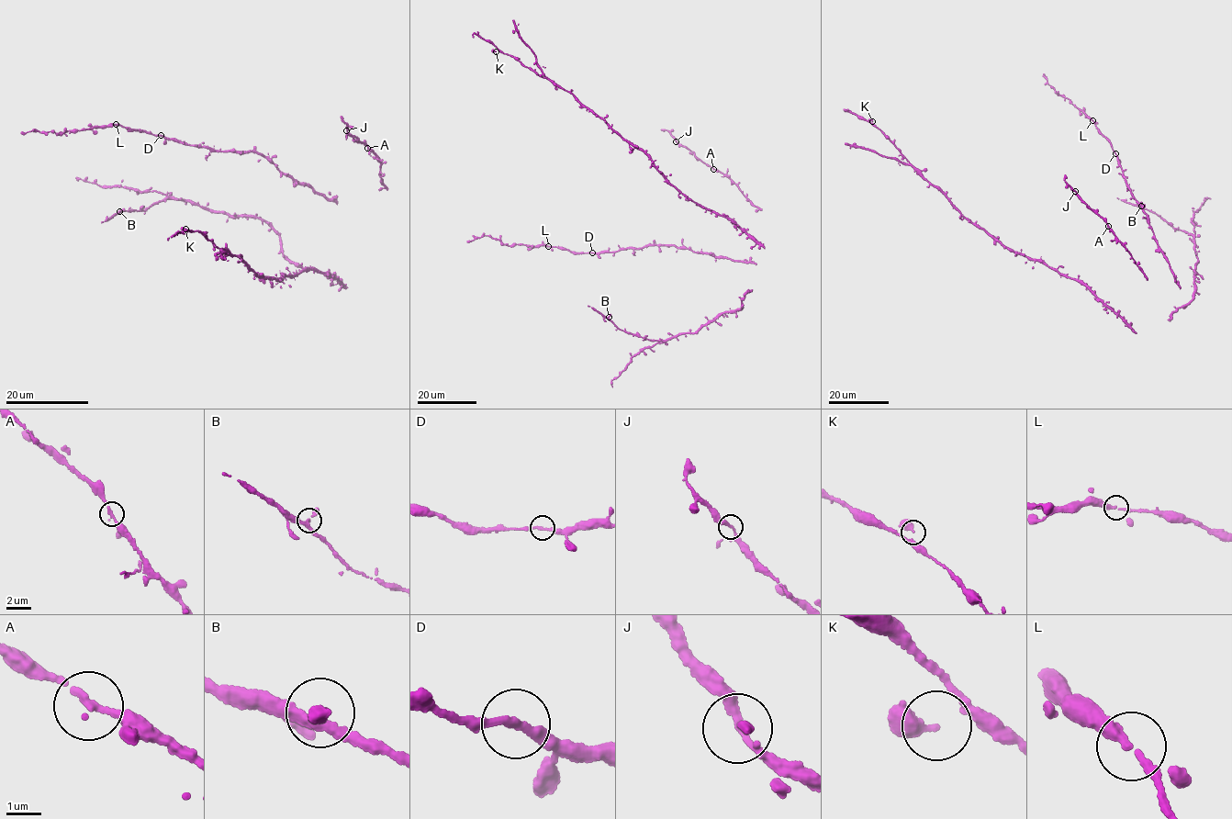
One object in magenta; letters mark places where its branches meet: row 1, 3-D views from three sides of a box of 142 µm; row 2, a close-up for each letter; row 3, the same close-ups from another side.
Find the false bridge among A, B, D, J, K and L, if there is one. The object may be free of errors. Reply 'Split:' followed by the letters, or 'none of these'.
Split: none of these

